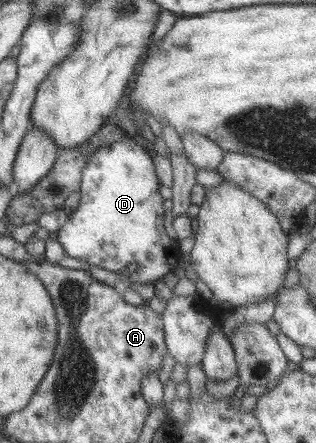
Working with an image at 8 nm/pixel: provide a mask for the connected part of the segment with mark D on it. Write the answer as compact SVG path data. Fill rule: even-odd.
M126 137L119 142L113 142L111 144L106 144L105 146L100 146L91 157L87 160L87 165L83 167L81 171L80 178L80 189L78 193L80 194L78 207L75 209L73 214L70 214L66 221L59 227L57 231L56 241L61 245L63 252L69 258L77 258L77 260L83 260L91 266L97 266L103 268L103 270L108 270L109 272L115 272L117 274L124 274L127 276L128 280L132 282L138 282L139 284L153 284L156 280L159 280L161 276L171 272L173 261L168 261L169 256L176 256L177 242L165 233L163 229L163 209L161 195L157 192L157 186L160 185L156 174L154 173L154 165L152 162L151 152L145 151L144 146L139 146L136 140L131 137ZM138 264L139 269L134 269L133 266Z

